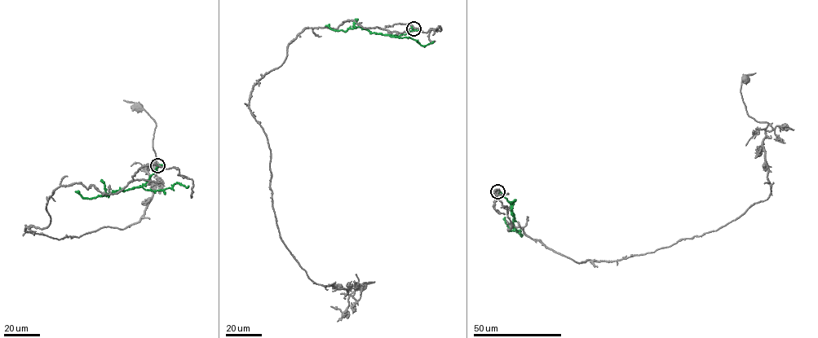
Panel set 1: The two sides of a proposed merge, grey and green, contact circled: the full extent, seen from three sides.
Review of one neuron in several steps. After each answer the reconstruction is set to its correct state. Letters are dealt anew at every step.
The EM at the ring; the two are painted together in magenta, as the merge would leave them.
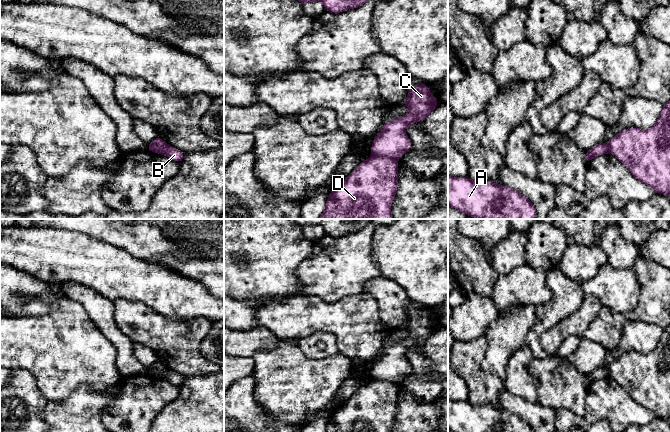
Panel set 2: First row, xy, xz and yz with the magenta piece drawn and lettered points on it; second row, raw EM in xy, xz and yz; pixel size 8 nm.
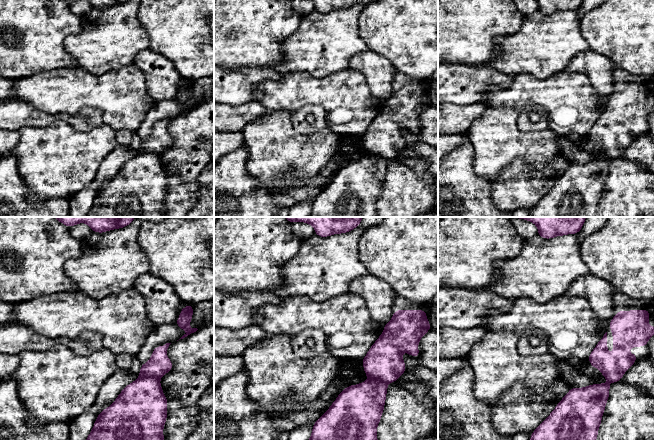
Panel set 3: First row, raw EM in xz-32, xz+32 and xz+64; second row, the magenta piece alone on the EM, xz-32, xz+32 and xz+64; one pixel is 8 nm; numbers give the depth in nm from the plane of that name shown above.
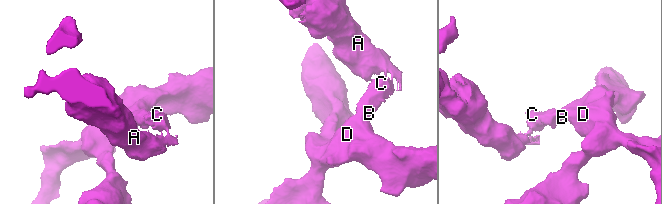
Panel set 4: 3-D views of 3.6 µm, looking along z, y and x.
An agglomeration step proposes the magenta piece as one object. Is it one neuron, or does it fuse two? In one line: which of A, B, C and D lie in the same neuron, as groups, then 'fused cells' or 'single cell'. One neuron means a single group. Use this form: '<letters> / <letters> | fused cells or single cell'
A B C / D | fused cells

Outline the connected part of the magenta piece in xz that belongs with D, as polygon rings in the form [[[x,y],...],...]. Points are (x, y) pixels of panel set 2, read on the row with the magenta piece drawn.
[[[372,156],[360,164],[328,196],[319,219],[393,219],[391,203],[398,187],[398,162],[388,156]]]

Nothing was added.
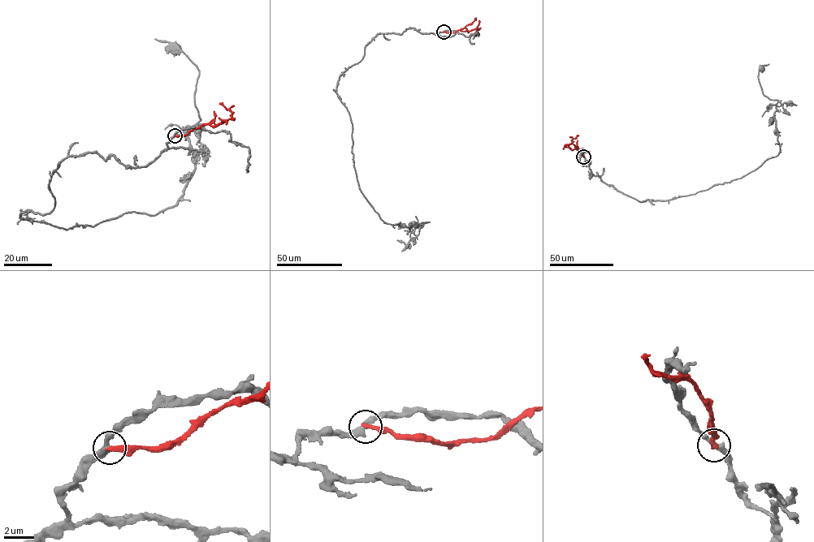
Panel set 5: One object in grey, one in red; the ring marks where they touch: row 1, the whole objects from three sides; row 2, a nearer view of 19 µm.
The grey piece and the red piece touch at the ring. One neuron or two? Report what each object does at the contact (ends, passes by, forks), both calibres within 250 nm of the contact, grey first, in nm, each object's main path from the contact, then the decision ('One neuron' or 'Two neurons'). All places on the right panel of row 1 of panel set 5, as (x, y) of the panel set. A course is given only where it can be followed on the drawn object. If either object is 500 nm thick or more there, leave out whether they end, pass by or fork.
At the ring grey passes by. At the ring red ends. Thickness 380 nm (grey) against 320 nm. Course of grey: (583, 157), (590, 178), (597, 173), (640, 201), (741, 178), (780, 148), (778, 101), (764, 94), (762, 68). Course of red: (583, 157), (572, 144), (572, 139), (578, 135). Two neurons

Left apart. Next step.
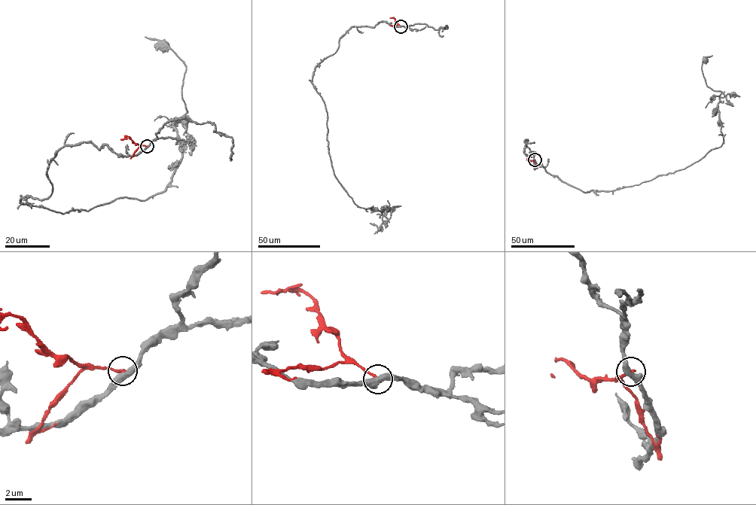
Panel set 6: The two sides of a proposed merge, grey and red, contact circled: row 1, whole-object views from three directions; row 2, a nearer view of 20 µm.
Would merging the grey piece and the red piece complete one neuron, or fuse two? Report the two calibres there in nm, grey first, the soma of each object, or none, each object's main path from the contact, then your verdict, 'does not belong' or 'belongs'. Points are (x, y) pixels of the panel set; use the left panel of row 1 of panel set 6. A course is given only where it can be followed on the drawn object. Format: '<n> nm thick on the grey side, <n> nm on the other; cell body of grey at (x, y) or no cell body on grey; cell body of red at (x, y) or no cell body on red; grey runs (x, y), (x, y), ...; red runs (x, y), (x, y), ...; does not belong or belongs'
480 nm thick on the grey side, 200 nm on the other; cell body of grey at (164, 45); no cell body on red; grey runs (147, 146), (62, 146), (52, 193), (20, 202), (64, 214), (163, 190), (187, 112), (184, 62), (164, 45); red runs (147, 146), (135, 143), (127, 136), (120, 139); does not belong

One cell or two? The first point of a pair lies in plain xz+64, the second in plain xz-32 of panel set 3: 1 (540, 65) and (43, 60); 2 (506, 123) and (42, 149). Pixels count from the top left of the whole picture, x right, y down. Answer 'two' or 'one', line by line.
1: two
2: one

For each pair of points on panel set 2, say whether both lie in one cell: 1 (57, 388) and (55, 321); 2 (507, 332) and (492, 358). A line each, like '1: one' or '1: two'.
1: one
2: one

